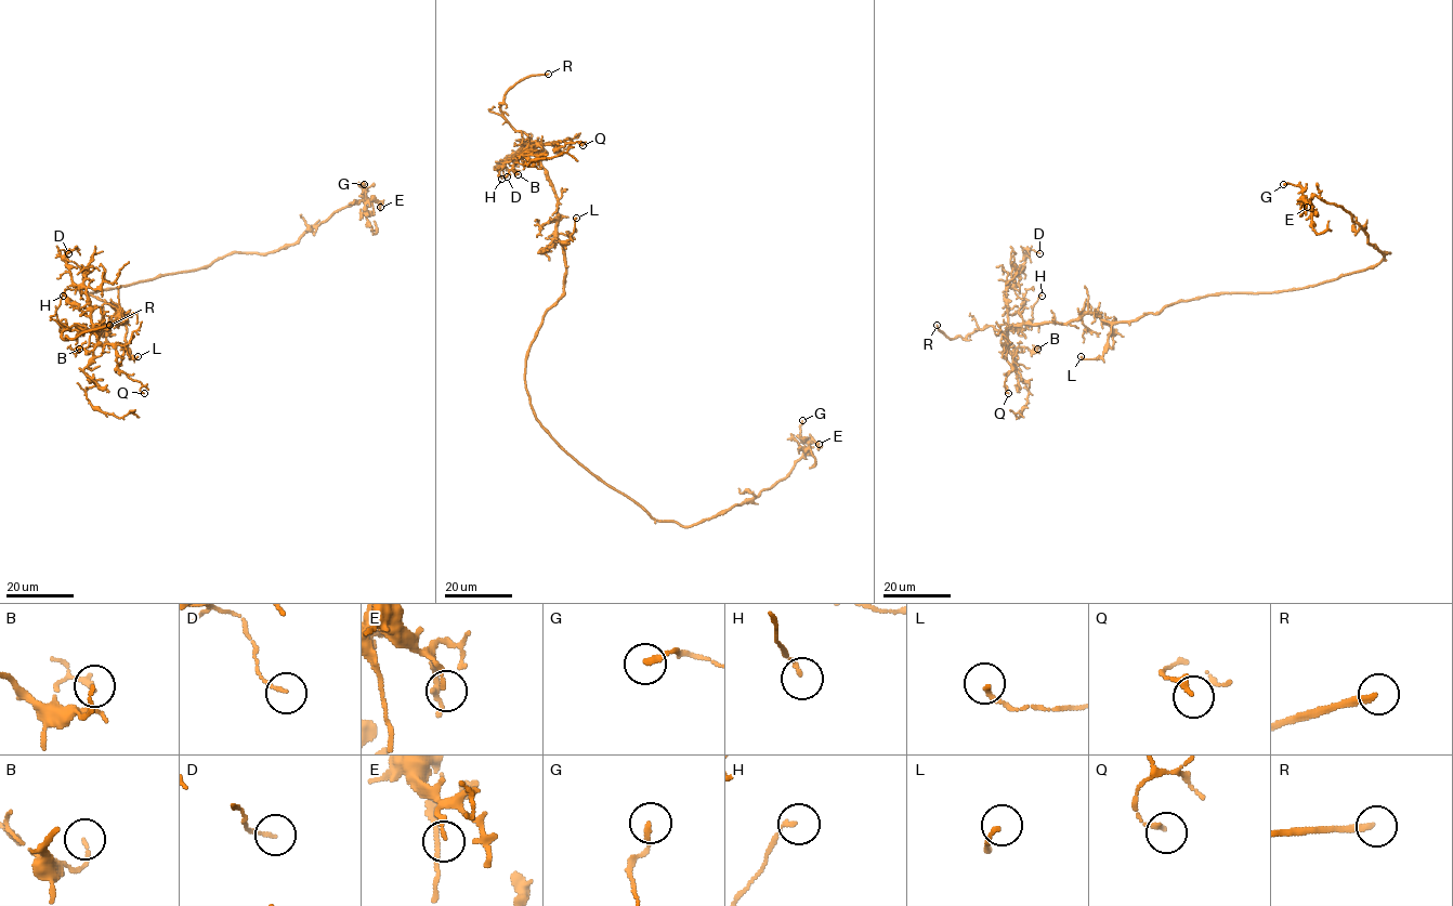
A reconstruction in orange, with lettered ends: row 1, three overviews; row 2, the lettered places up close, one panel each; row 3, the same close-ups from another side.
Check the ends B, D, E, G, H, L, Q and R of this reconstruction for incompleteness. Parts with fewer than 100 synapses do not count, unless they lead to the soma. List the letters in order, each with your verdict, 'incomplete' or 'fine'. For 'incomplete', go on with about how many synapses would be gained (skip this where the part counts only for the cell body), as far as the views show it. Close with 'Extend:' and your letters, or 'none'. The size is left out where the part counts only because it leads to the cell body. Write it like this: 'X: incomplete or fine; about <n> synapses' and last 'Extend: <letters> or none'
B: fine
D: fine
E: fine
G: fine
H: fine
L: fine
Q: fine
R: incomplete
Extend: R

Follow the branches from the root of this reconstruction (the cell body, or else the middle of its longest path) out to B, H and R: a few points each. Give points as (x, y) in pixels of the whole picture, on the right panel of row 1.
B: (1260, 292), (1179, 300), (1128, 322), (1086, 313), (1005, 332), (1009, 352), (1037, 349)
H: (1260, 292), (1179, 300), (1128, 322), (1104, 322), (1086, 313), (1065, 323), (1007, 329), (1024, 329), (1042, 296)
R: (1260, 292), (1179, 300), (1128, 322), (1086, 313), (1004, 331), (989, 326), (966, 339), (950, 338), (937, 325)

